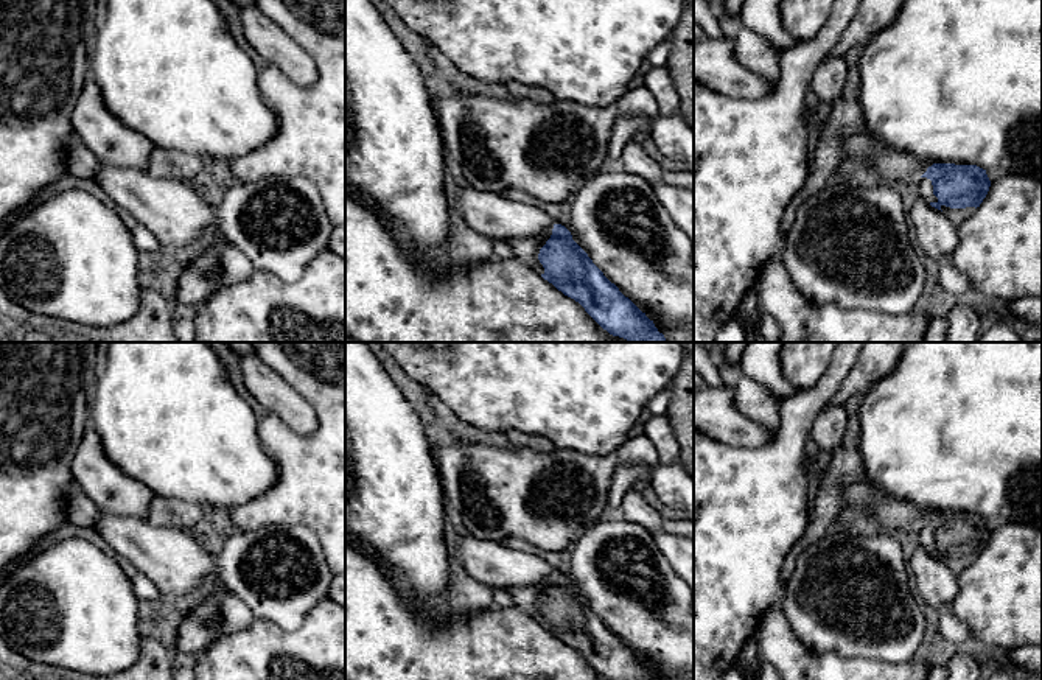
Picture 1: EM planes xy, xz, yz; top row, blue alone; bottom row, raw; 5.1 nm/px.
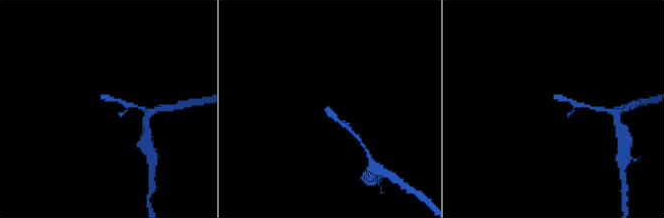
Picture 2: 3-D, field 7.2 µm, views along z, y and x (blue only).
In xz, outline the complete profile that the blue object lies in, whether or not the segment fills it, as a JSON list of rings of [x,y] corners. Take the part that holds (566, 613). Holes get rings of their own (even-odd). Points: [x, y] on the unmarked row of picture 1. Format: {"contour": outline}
{"contour": [[[554,573],[535,585],[505,591],[515,607],[579,650],[603,678],[658,680],[653,669],[603,624],[565,574]]]}

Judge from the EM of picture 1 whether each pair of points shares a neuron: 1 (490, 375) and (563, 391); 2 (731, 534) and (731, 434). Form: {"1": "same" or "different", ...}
{"1": "same", "2": "different"}

